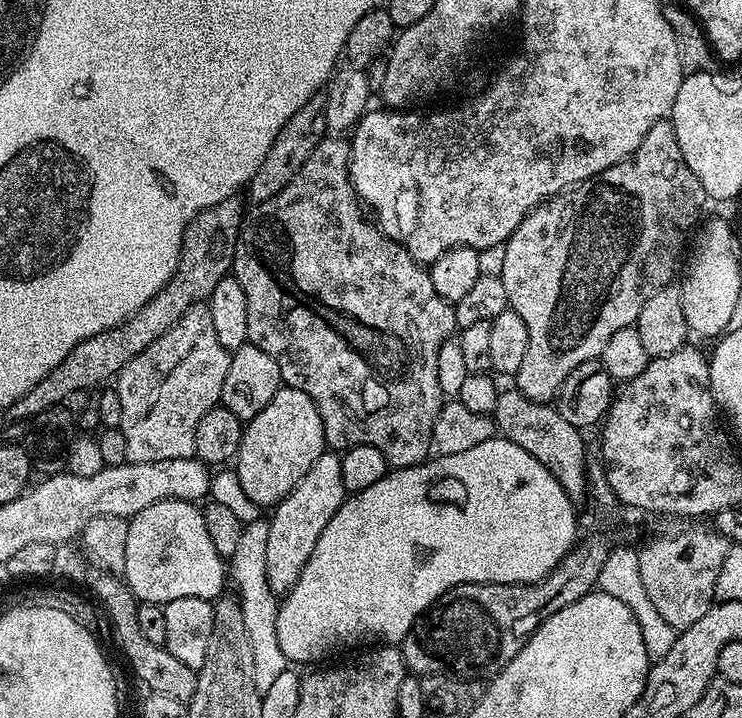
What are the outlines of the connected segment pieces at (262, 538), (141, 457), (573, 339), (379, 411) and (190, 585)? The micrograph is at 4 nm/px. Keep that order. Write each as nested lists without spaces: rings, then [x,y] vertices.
[[[257,518],[245,524],[241,541],[235,553],[230,558],[230,578],[236,582],[237,597],[242,610],[243,626],[250,640],[250,650],[253,653],[254,678],[261,689],[269,688],[279,674],[287,671],[288,661],[278,646],[277,610],[279,601],[277,595],[270,590],[269,579],[266,576],[266,547],[269,534],[268,520]]]
[[[207,306],[190,309],[162,338],[158,338],[138,358],[126,362],[120,375],[115,377],[114,387],[122,402],[120,429],[126,434],[128,463],[166,462],[170,458],[190,458],[196,455],[195,431],[202,416],[220,404],[222,382],[226,382],[226,370],[230,370],[230,354],[218,342],[214,322]]]
[[[665,118],[654,122],[654,126],[650,126],[646,138],[642,138],[638,148],[624,160],[602,170],[589,180],[584,180],[581,184],[569,188],[567,192],[561,192],[559,196],[545,200],[526,218],[522,218],[518,230],[514,230],[514,234],[510,234],[510,238],[503,243],[506,259],[502,262],[500,281],[502,286],[506,286],[508,307],[514,309],[522,317],[522,322],[526,322],[526,330],[530,334],[530,346],[526,346],[526,358],[522,358],[522,366],[518,366],[518,370],[514,373],[514,387],[527,400],[552,404],[559,396],[562,382],[566,382],[570,370],[578,370],[582,362],[597,359],[602,354],[602,350],[606,350],[606,342],[610,342],[610,338],[616,331],[635,325],[638,314],[642,314],[642,306],[646,298],[650,298],[650,294],[654,294],[659,288],[669,287],[675,281],[672,279],[675,278],[676,267],[680,264],[680,251],[684,248],[684,236],[693,235],[694,229],[702,220],[700,211],[703,210],[704,204],[708,203],[709,198],[702,190],[702,182],[694,178],[694,170],[686,166],[682,158],[682,150],[678,150],[678,138],[674,134],[671,119]]]
[[[336,134],[325,135],[318,146],[314,146],[314,154],[306,158],[302,170],[294,174],[292,181],[278,194],[255,205],[245,215],[232,255],[231,275],[236,277],[242,291],[246,293],[248,343],[258,346],[258,350],[266,350],[266,354],[270,354],[270,358],[278,362],[281,381],[287,387],[302,390],[302,394],[306,394],[310,397],[310,402],[318,406],[318,414],[324,423],[327,447],[343,450],[353,444],[369,444],[382,450],[386,462],[392,468],[409,468],[415,464],[423,464],[433,451],[434,422],[438,422],[438,414],[446,403],[442,386],[438,386],[438,350],[447,340],[453,339],[457,331],[456,310],[449,301],[441,298],[438,290],[434,290],[431,271],[421,261],[415,260],[397,240],[385,236],[366,215],[348,173],[349,158],[350,144],[347,139]]]
[[[163,500],[154,502],[154,506],[146,506],[139,514],[128,520],[126,530],[126,566],[122,573],[122,579],[128,585],[128,589],[136,595],[137,601],[146,604],[168,604],[174,598],[202,598],[203,600],[215,601],[225,591],[224,578],[226,582],[226,560],[218,554],[214,542],[210,542],[210,534],[206,530],[206,518],[203,511],[191,500]]]

